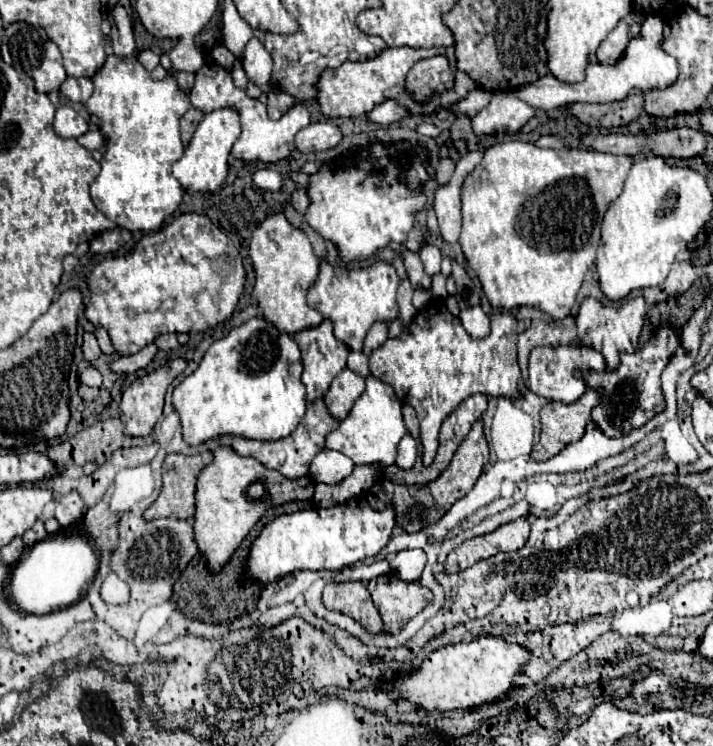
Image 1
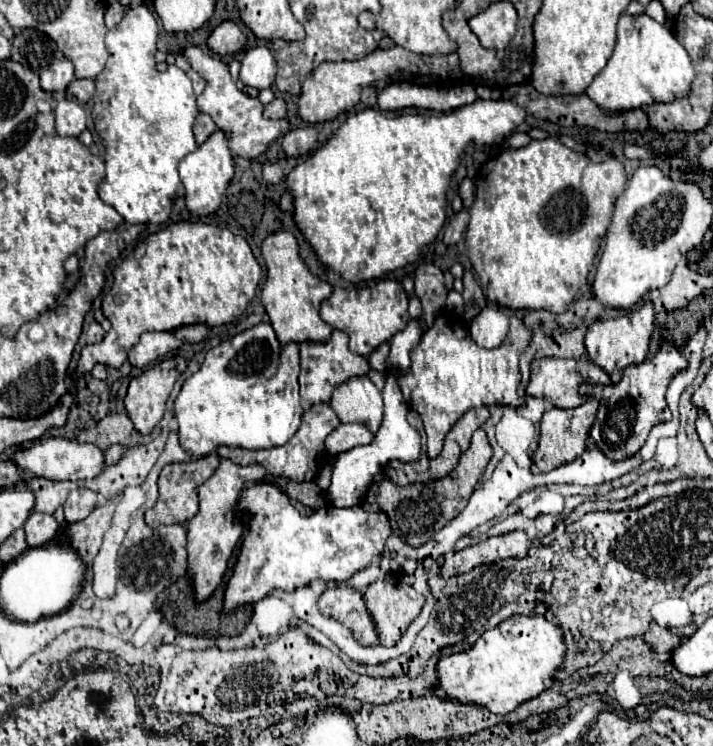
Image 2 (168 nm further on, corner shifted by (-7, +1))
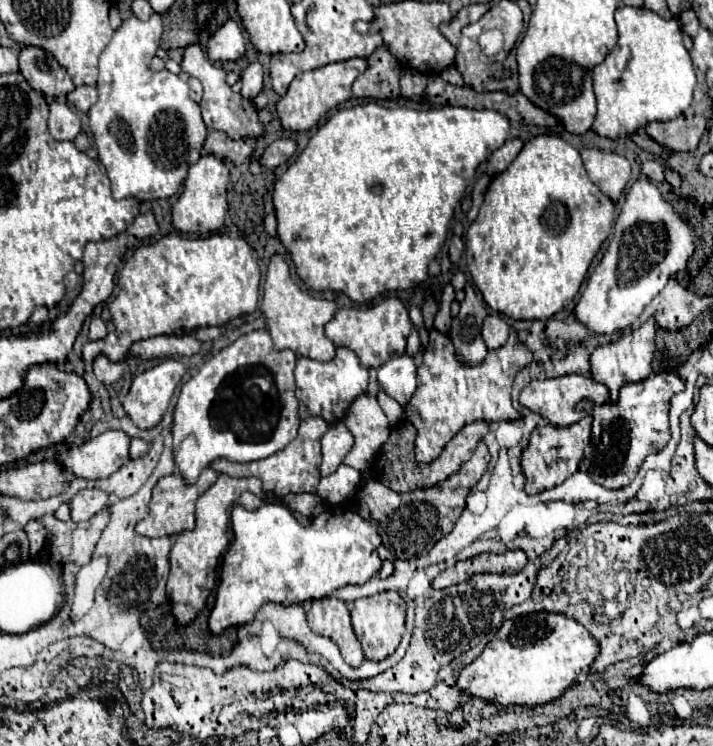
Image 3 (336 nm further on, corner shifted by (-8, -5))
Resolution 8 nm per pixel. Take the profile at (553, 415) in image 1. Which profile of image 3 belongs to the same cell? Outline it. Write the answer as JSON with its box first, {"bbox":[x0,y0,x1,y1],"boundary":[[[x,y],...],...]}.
{"bbox":[520,416,592,494],"boundary":[[[586,416],[580,422],[558,428],[558,426],[538,426],[530,434],[528,446],[520,454],[520,466],[526,476],[526,494],[540,494],[542,490],[554,488],[556,484],[562,484],[568,476],[572,476],[578,470],[578,464],[582,460],[582,452],[590,442],[590,428],[592,428],[592,418]]]}

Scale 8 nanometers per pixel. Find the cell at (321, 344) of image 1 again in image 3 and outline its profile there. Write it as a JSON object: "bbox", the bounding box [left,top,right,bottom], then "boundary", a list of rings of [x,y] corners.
{"bbox":[296,348,368,424],"boundary":[[[338,348],[330,362],[316,362],[310,358],[298,358],[296,362],[296,398],[300,400],[300,418],[320,416],[328,424],[336,424],[344,418],[348,404],[362,396],[368,388],[368,370],[360,364],[358,356],[350,348]]]}

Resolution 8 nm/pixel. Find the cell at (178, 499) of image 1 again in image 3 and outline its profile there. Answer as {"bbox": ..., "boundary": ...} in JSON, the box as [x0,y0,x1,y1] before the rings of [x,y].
{"bbox":[136,468,216,538],"boundary":[[[206,468],[198,482],[192,486],[186,486],[180,474],[172,474],[172,476],[164,476],[158,480],[156,488],[152,490],[152,500],[150,500],[150,512],[146,516],[146,520],[136,524],[136,534],[140,536],[148,536],[148,538],[158,538],[158,536],[176,536],[184,530],[192,530],[194,528],[194,506],[200,494],[204,494],[212,484],[216,482],[216,472],[212,468]]]}

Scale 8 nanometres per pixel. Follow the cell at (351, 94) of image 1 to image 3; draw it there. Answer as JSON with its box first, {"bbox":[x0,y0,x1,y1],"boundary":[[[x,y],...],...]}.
{"bbox":[276,58,368,130],"boundary":[[[350,58],[344,62],[326,64],[322,68],[310,70],[310,72],[300,72],[292,80],[288,92],[276,104],[276,112],[278,112],[282,128],[286,128],[286,130],[310,130],[320,120],[320,116],[324,116],[332,106],[338,106],[338,104],[352,98],[350,86],[356,80],[356,76],[362,74],[366,68],[368,68],[368,64],[364,58]]]}

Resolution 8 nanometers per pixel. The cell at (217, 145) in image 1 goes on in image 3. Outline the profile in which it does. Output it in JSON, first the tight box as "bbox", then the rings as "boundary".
{"bbox":[172,154,228,234],"boundary":[[[208,154],[202,156],[196,164],[192,164],[184,182],[184,190],[172,208],[172,224],[176,226],[176,230],[186,234],[218,230],[224,224],[224,216],[228,210],[226,184],[228,184],[228,168],[220,158]]]}

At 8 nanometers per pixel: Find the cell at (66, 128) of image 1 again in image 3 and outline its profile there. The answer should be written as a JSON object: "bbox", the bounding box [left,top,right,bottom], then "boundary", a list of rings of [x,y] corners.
{"bbox":[48,102,80,140],"boundary":[[[52,102],[50,116],[48,116],[48,130],[50,136],[56,140],[74,140],[80,132],[80,118],[68,104]]]}

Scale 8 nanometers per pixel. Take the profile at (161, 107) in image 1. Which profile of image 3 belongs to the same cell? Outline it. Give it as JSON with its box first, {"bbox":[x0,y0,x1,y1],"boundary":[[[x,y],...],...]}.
{"bbox":[88,14,208,202],"boundary":[[[152,14],[146,22],[132,16],[114,32],[110,44],[100,54],[98,102],[90,108],[88,118],[116,200],[136,196],[148,202],[174,196],[188,168],[200,158],[208,134],[200,106],[188,96],[188,84],[176,74],[150,70],[160,36],[162,20],[158,14]]]}

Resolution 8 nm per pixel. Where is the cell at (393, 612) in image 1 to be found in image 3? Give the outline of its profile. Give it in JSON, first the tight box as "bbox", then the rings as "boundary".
{"bbox":[350,592,406,662],"boundary":[[[382,592],[370,598],[354,600],[350,608],[350,616],[352,616],[354,634],[362,644],[362,652],[368,660],[374,662],[384,660],[398,648],[404,634],[404,616],[406,616],[406,604],[398,592]]]}

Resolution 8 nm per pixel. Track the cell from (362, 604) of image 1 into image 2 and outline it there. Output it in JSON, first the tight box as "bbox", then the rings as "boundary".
{"bbox":[319,586,379,646],"boundary":[[[329,586],[319,598],[319,610],[323,616],[333,616],[351,628],[361,644],[373,646],[379,642],[375,622],[371,622],[371,612],[367,610],[359,590],[349,586]]]}

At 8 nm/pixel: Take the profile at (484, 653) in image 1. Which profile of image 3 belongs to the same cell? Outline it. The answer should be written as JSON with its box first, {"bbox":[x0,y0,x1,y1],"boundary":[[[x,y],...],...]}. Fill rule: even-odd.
{"bbox":[458,612,600,704],"boundary":[[[532,612],[504,620],[498,630],[498,638],[488,642],[484,652],[462,670],[458,686],[472,696],[494,704],[548,704],[560,698],[576,682],[576,678],[592,666],[598,654],[600,646],[594,636],[574,618],[564,614],[536,616],[536,612]],[[512,626],[514,642],[510,640]]]}

